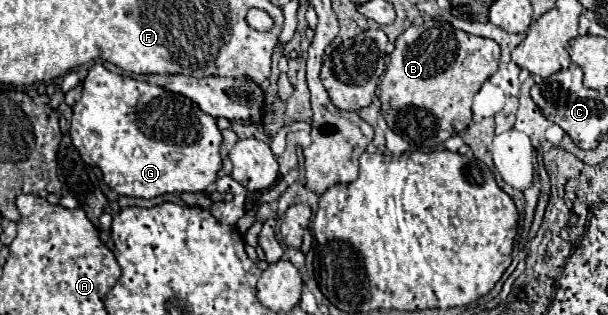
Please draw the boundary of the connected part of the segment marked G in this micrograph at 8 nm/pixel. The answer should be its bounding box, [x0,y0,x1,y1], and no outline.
[71,63,223,199]

